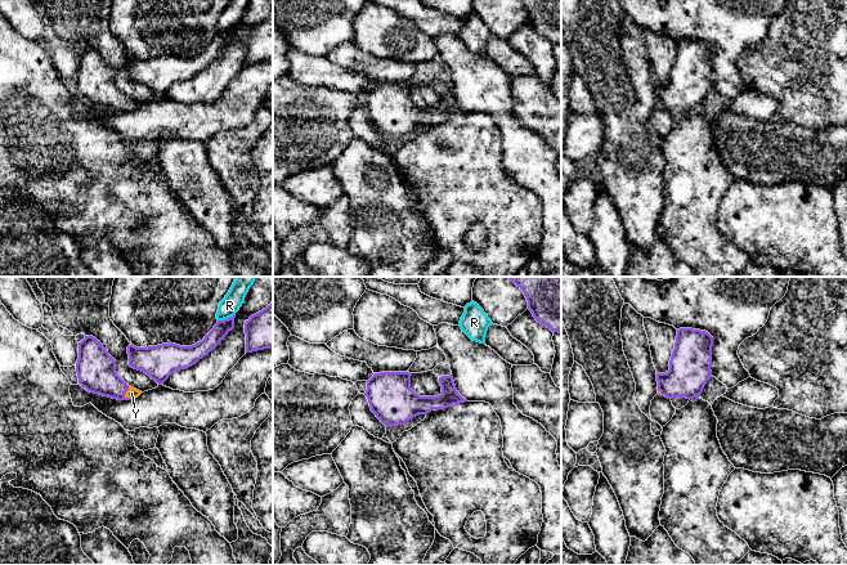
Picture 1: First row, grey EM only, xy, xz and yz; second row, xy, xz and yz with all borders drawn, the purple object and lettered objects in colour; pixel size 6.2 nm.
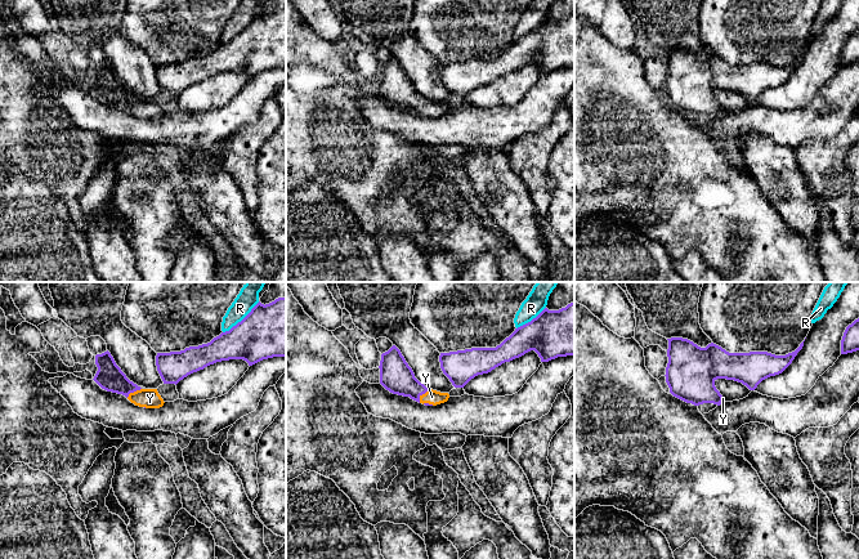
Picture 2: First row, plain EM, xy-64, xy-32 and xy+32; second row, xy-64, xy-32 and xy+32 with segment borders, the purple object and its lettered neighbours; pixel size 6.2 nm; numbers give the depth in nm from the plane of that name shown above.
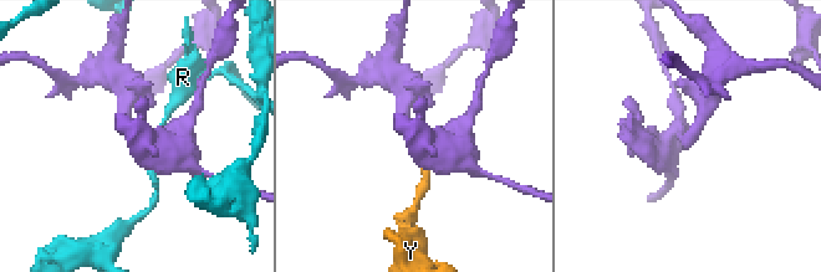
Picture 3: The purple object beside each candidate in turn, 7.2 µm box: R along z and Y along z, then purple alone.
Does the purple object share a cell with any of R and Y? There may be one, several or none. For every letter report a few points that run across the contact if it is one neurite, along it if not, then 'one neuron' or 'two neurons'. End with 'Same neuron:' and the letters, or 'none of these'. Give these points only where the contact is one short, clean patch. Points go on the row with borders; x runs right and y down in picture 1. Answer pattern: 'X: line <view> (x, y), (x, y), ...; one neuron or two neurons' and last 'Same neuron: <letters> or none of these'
R: two neurons
Y: line xy (95, 368), (115, 388), (125, 393), (131, 393); one neuron
Same neuron: Y

